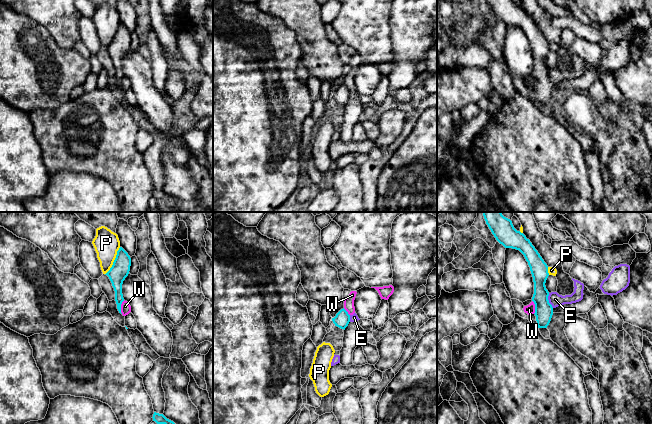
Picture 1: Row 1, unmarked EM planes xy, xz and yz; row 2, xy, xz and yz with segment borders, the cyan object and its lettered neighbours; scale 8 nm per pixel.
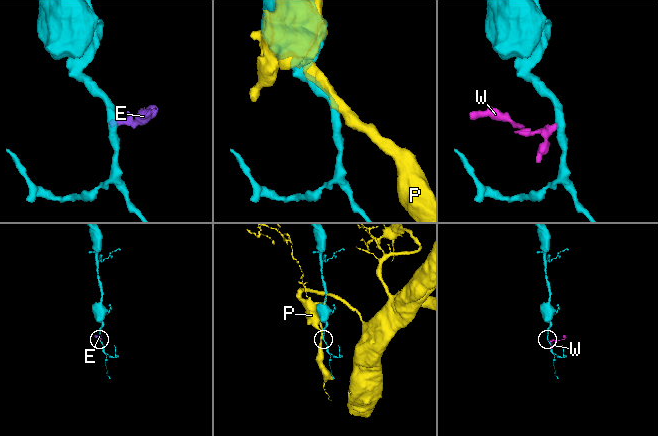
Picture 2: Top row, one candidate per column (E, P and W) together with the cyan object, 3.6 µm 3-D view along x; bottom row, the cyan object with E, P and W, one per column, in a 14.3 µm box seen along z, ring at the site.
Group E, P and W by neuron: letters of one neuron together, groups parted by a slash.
E W / P

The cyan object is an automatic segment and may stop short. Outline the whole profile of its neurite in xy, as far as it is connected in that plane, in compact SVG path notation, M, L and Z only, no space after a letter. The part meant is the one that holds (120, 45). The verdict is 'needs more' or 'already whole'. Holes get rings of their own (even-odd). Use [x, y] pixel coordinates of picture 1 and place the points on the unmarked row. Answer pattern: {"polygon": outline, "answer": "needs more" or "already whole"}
{"polygon": "M120 23L110 46L105 50L109 53L115 67L117 85L121 89L121 80L124 77L122 60L128 52L131 42L131 34L128 29Z", "answer": "already whole"}

